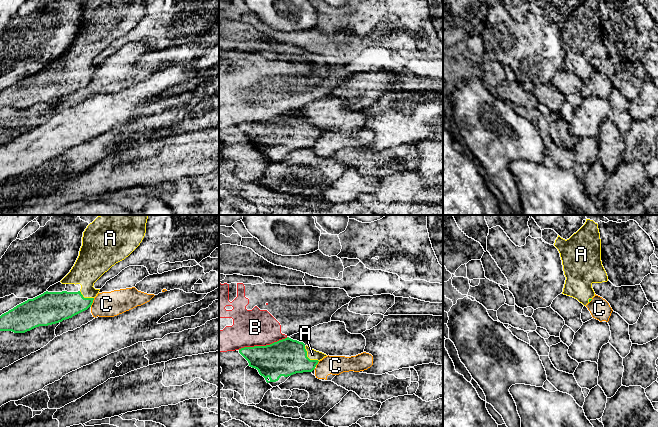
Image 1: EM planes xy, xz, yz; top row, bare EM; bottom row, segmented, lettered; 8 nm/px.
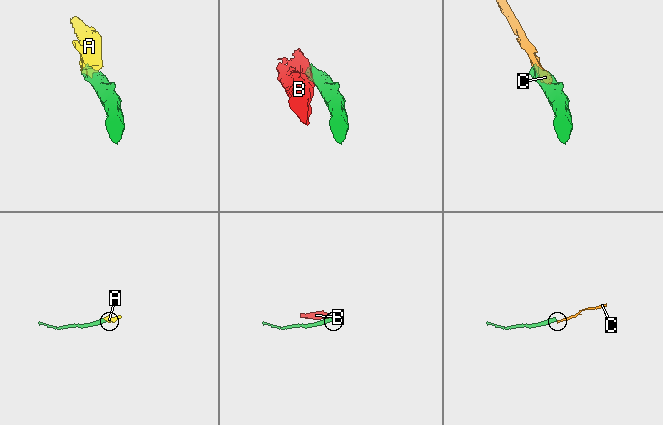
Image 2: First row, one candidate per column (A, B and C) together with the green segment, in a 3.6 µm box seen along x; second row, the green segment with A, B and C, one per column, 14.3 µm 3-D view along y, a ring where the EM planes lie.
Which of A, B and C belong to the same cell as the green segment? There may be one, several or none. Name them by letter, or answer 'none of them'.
A

